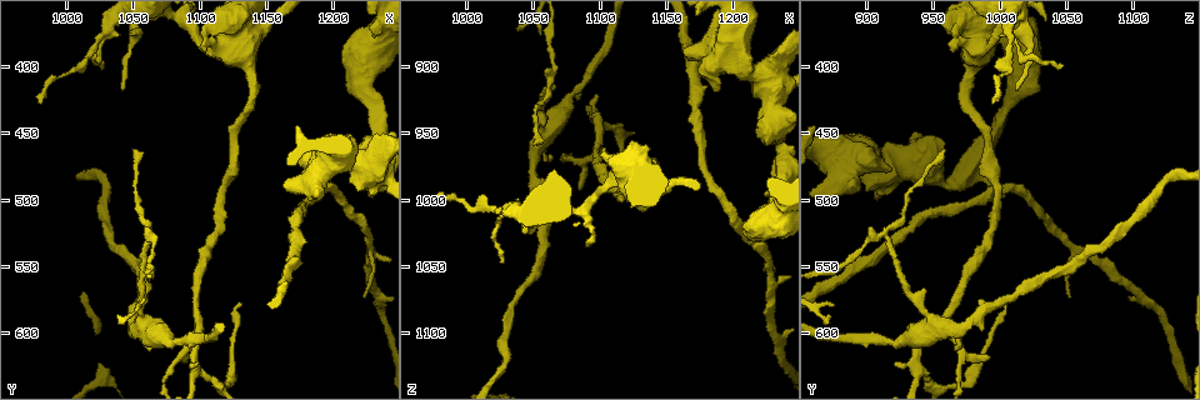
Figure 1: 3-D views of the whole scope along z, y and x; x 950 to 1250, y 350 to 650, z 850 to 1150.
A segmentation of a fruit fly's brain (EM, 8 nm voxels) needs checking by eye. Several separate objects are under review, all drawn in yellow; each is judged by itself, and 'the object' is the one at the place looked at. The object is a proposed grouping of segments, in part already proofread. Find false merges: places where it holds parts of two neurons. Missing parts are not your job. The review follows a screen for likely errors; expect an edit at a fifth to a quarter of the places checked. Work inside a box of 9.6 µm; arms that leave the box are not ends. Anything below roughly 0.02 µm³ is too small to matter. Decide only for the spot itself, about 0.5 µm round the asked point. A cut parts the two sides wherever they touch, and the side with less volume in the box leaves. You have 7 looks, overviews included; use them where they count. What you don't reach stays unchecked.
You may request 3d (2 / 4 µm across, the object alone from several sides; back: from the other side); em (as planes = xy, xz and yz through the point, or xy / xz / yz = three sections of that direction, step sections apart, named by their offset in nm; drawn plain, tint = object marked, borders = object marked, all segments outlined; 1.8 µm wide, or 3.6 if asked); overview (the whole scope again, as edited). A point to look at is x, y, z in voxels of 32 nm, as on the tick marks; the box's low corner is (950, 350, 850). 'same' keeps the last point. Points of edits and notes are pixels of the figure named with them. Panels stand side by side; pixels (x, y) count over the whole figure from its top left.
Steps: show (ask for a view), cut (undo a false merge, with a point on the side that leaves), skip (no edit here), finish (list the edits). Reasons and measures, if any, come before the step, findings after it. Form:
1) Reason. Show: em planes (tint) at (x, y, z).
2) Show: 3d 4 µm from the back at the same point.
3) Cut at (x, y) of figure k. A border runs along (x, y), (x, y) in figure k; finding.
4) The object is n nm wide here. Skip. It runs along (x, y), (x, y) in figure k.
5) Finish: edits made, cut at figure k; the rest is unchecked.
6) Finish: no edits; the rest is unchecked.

Show: 3d 4 µm at (1058, 596, 958).

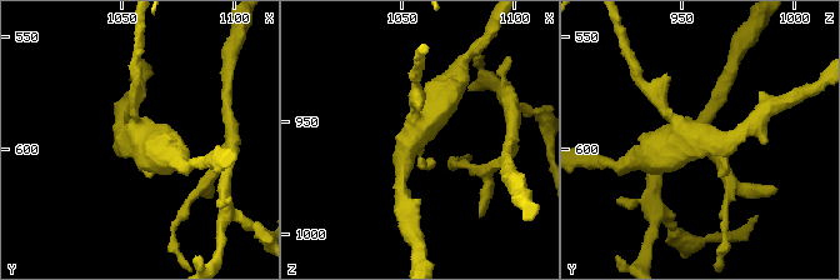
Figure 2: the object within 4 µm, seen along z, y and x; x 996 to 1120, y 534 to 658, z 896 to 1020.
Show: em 3.6 µm planes (borders) at (1055, 597, 955).

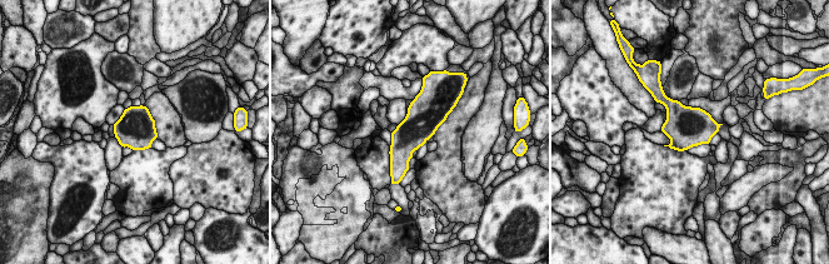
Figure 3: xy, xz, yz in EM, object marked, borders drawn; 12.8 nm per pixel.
Skip. All the same neuron.

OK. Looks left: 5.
Sharp bend. Show: 3d 4 µm at (1098, 626, 938).

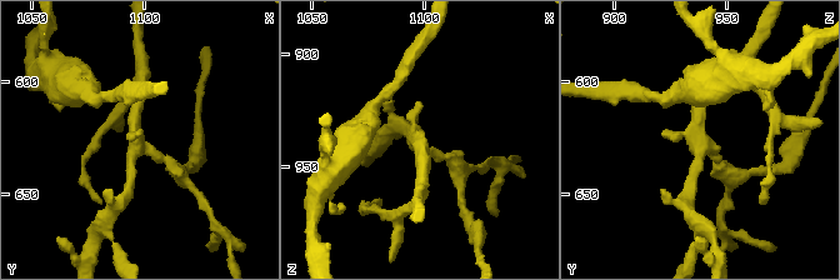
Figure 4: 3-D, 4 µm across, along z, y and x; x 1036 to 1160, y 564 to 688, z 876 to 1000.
Show: em planes (tint) at (1097, 628, 939).

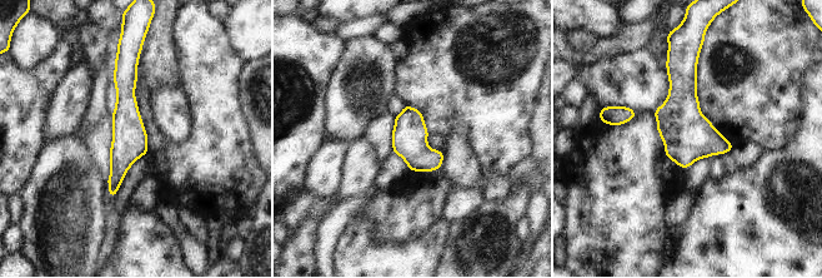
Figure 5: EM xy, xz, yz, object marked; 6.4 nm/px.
Skip. It runs along (126, 63), (126, 148), (111, 192) in figure 5; one neuron here.

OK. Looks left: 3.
Sudden change in width. Show: 3d 4 µm at (1228, 390, 1016).

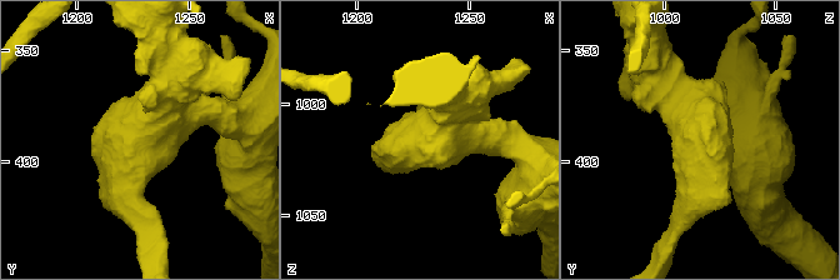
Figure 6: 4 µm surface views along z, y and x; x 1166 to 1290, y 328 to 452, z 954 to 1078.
Now the EM. Show: em planes (tint) at (1227, 389, 1015).

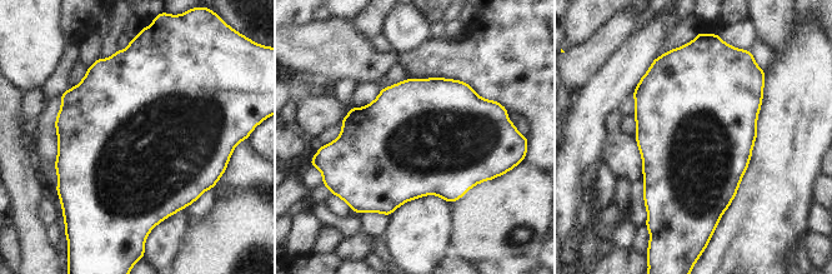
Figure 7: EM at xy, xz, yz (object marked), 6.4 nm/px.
Skip. All the same neuron.

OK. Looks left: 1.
Finish: no edits; the rest is unchecked.

